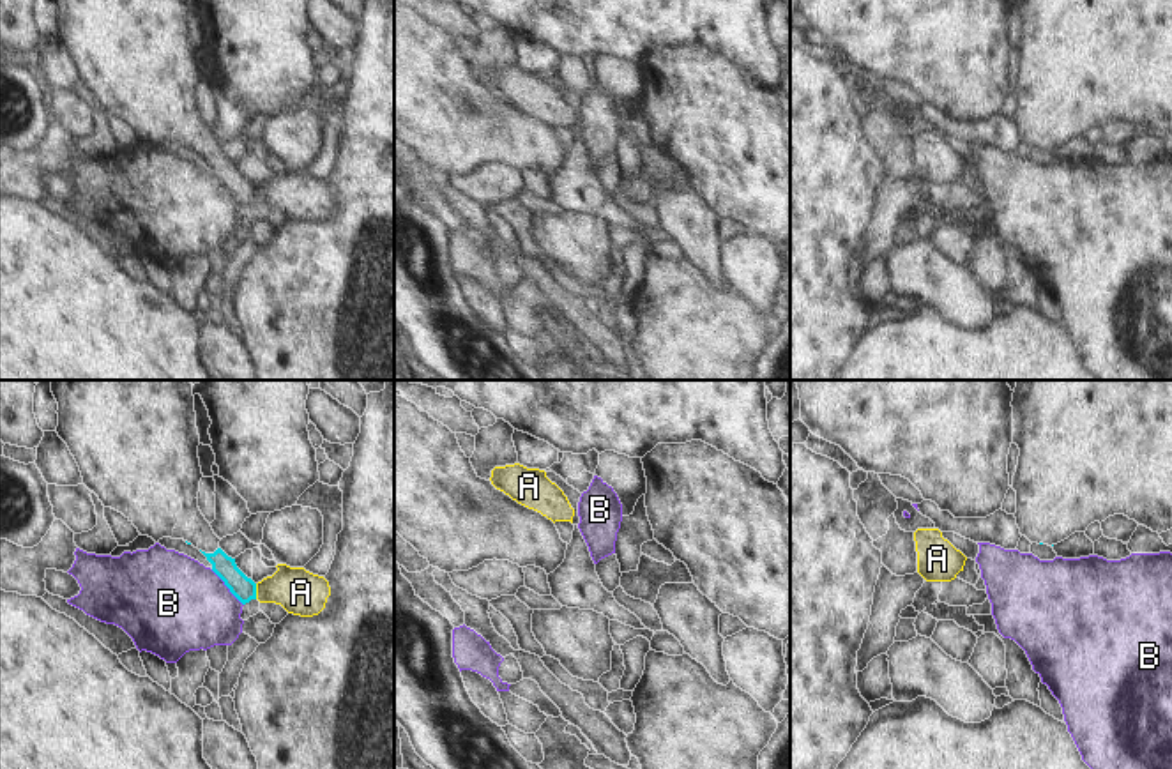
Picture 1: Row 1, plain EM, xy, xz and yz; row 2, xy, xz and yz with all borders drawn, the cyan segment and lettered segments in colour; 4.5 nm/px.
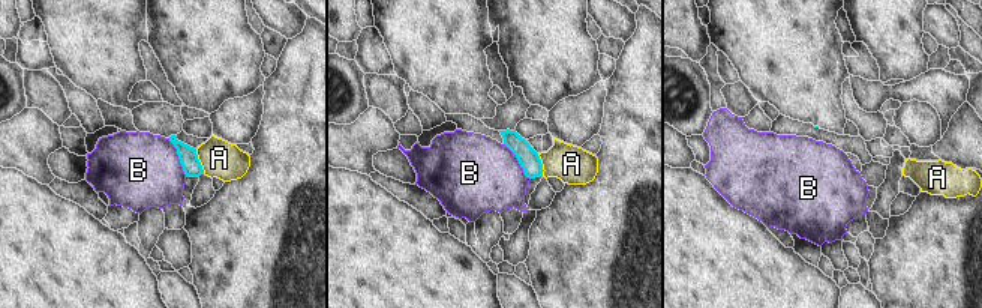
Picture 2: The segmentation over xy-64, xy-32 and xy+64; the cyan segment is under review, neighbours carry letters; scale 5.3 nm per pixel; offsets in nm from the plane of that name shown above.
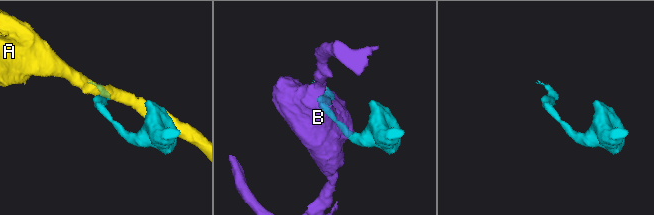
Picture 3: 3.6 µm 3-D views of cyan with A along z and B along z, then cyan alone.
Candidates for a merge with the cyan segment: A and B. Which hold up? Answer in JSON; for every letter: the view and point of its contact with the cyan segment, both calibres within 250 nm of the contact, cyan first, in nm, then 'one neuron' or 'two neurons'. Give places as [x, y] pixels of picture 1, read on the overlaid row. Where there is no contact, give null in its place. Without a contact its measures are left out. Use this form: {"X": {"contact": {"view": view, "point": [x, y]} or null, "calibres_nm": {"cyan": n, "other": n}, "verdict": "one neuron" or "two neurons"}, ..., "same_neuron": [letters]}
{"A": {"contact": {"view": "xy", "point": [255, 591]}, "calibres_nm": {"cyan": 110, "other": 200}, "verdict": "two neurons"}, "B": {"contact": {"view": "xy", "point": [227, 586]}, "calibres_nm": {"cyan": 110, "other": 440}, "verdict": "two neurons"}, "same_neuron": []}

